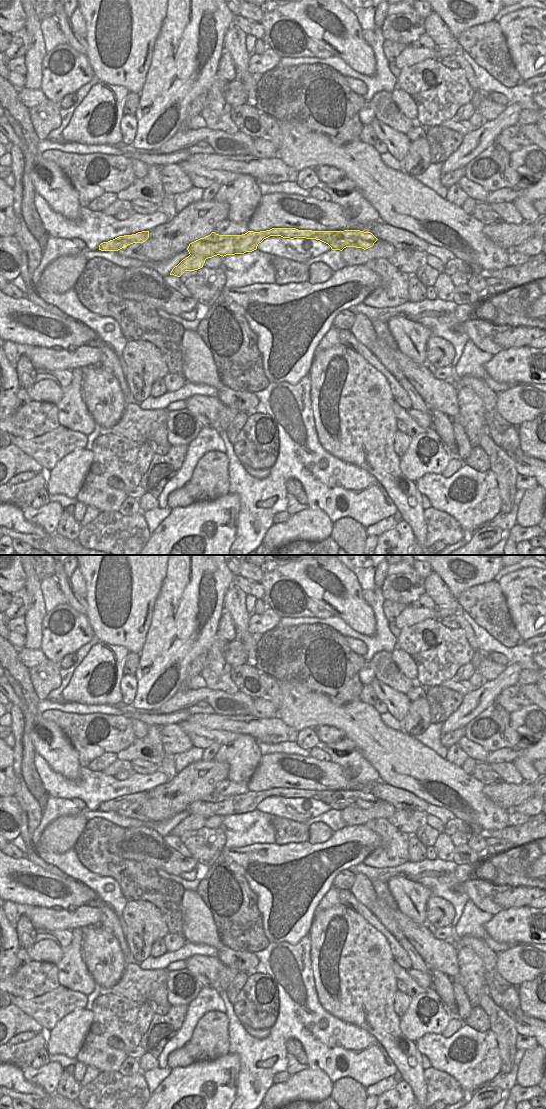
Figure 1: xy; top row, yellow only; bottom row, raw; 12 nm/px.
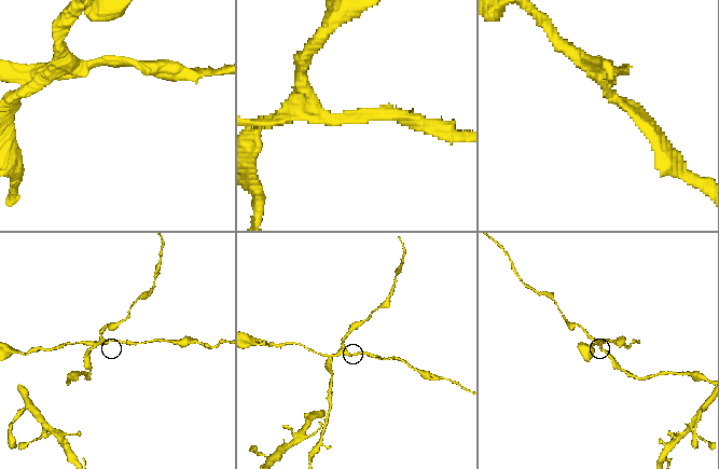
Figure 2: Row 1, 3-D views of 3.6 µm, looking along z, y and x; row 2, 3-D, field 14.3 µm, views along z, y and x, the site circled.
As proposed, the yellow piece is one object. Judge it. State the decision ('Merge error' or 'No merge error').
Merge error

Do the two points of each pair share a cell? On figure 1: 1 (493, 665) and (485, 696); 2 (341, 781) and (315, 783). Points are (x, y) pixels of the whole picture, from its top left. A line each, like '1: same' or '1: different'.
1: different
2: same

